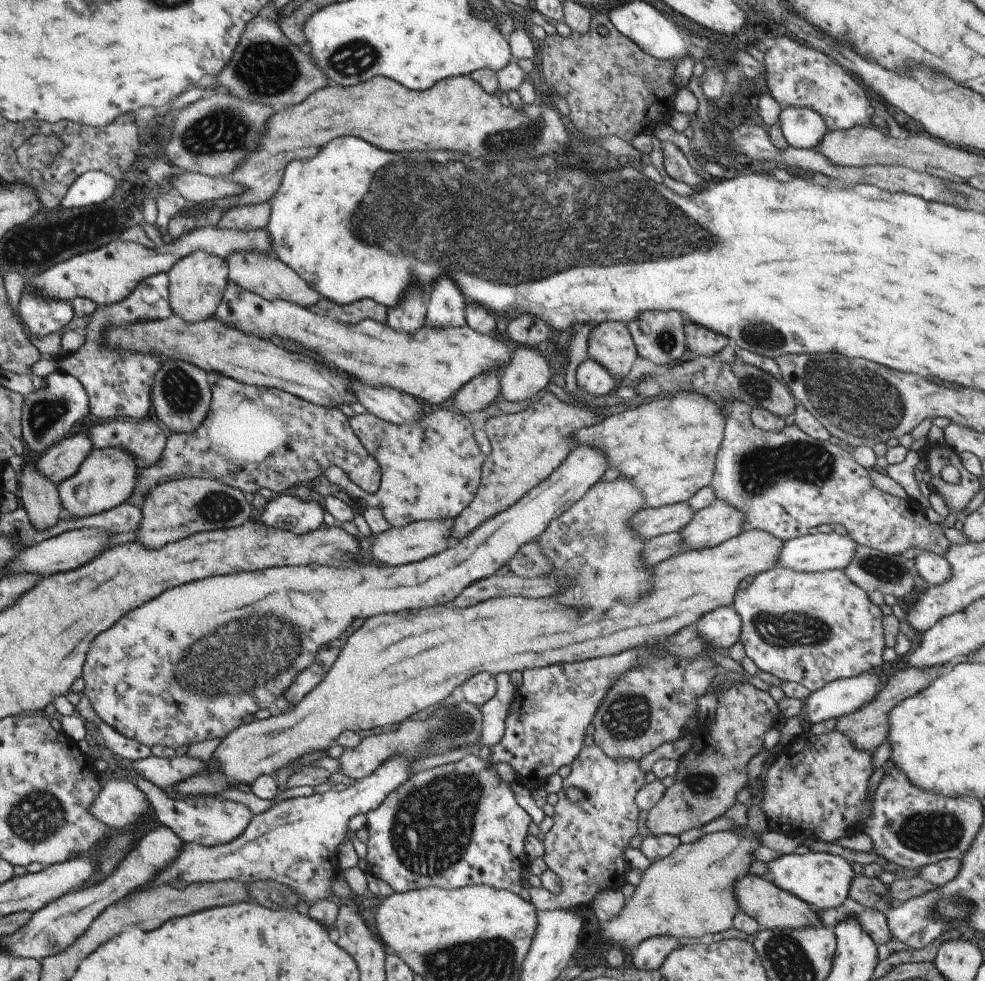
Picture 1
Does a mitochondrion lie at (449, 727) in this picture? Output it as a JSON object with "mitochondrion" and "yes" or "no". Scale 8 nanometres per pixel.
{"mitochondrion":"yes"}

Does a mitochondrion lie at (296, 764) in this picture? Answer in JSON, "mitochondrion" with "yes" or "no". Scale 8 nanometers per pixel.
{"mitochondrion":"no"}

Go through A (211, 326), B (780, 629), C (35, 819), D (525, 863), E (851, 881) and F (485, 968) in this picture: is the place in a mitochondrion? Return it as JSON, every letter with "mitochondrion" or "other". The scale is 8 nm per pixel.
{"A":"other","B":"mitochondrion","C":"mitochondrion","D":"other","E":"other","F":"mitochondrion"}

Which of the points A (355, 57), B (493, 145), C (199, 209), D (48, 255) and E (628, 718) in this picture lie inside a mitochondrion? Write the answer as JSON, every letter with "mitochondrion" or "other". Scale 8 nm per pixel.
{"A":"mitochondrion","B":"mitochondrion","C":"other","D":"other","E":"mitochondrion"}

